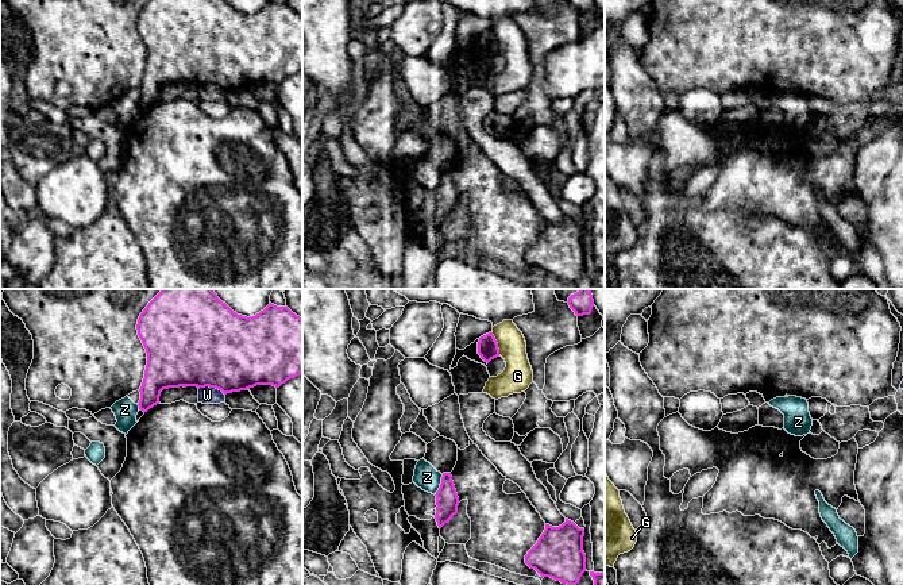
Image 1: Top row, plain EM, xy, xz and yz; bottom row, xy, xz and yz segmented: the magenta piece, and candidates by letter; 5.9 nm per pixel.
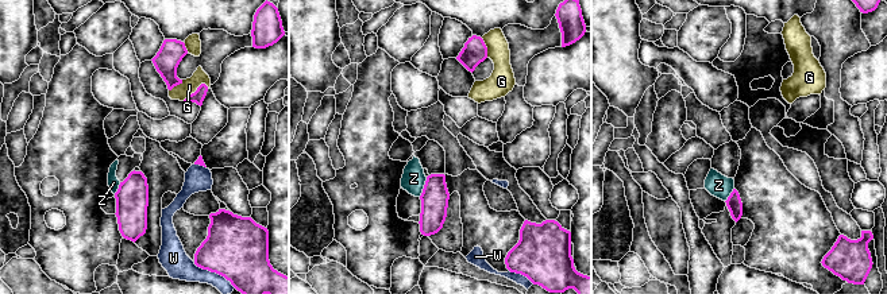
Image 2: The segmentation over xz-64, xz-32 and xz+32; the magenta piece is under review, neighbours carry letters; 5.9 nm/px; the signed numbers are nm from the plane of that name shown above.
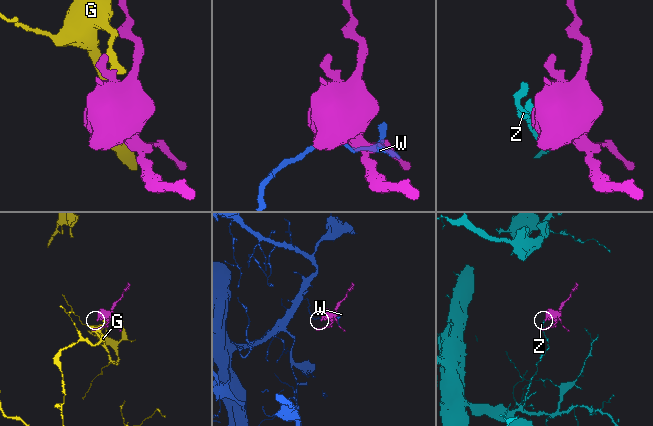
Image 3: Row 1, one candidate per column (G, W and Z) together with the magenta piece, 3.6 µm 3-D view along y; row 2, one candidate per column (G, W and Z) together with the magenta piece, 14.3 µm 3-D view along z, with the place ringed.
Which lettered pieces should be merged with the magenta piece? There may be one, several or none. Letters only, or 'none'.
none

